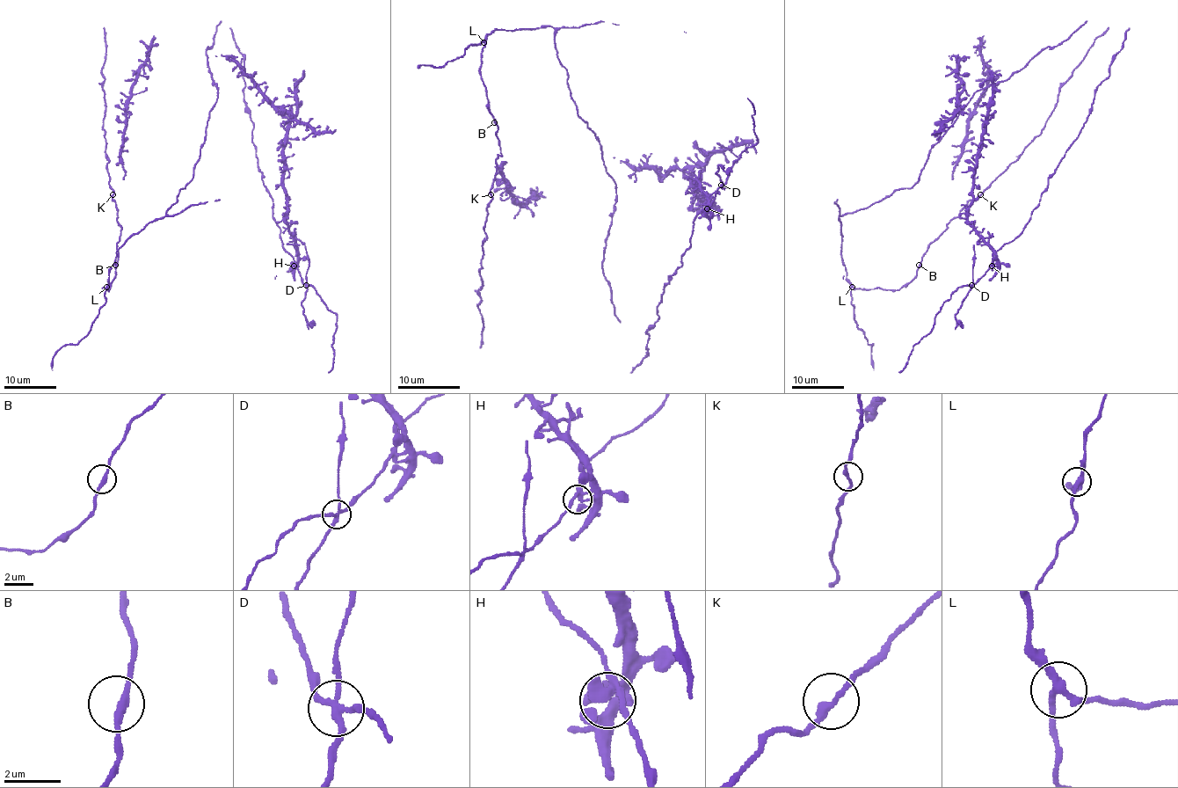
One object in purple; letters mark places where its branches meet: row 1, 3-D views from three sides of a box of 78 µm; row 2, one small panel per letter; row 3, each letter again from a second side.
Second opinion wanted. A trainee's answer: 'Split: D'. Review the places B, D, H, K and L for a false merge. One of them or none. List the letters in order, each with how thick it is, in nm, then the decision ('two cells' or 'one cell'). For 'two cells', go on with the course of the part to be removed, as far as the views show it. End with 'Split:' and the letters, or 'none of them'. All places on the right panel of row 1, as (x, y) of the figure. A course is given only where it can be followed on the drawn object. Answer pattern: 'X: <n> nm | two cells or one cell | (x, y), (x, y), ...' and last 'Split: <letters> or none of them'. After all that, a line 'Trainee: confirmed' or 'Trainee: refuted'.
B: 240 nm | one cell
D: 240 nm | two cells | (972, 285), (956, 315), (963, 328)
H: 280 nm | one cell
K: 240 nm | one cell
L: 280 nm | one cell
Split: D
Trainee: confirmed

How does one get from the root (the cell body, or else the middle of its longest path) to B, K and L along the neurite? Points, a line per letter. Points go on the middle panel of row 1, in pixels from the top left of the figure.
B: (602, 151), (578, 113), (551, 26), (496, 30), (486, 36), (480, 77), (494, 122)
K: (602, 151), (578, 113), (554, 30), (496, 30), (486, 36), (480, 68), (502, 155), (490, 194)
L: (602, 151), (594, 133), (578, 113), (568, 88), (566, 69), (557, 57), (551, 26), (496, 30), (483, 42)

